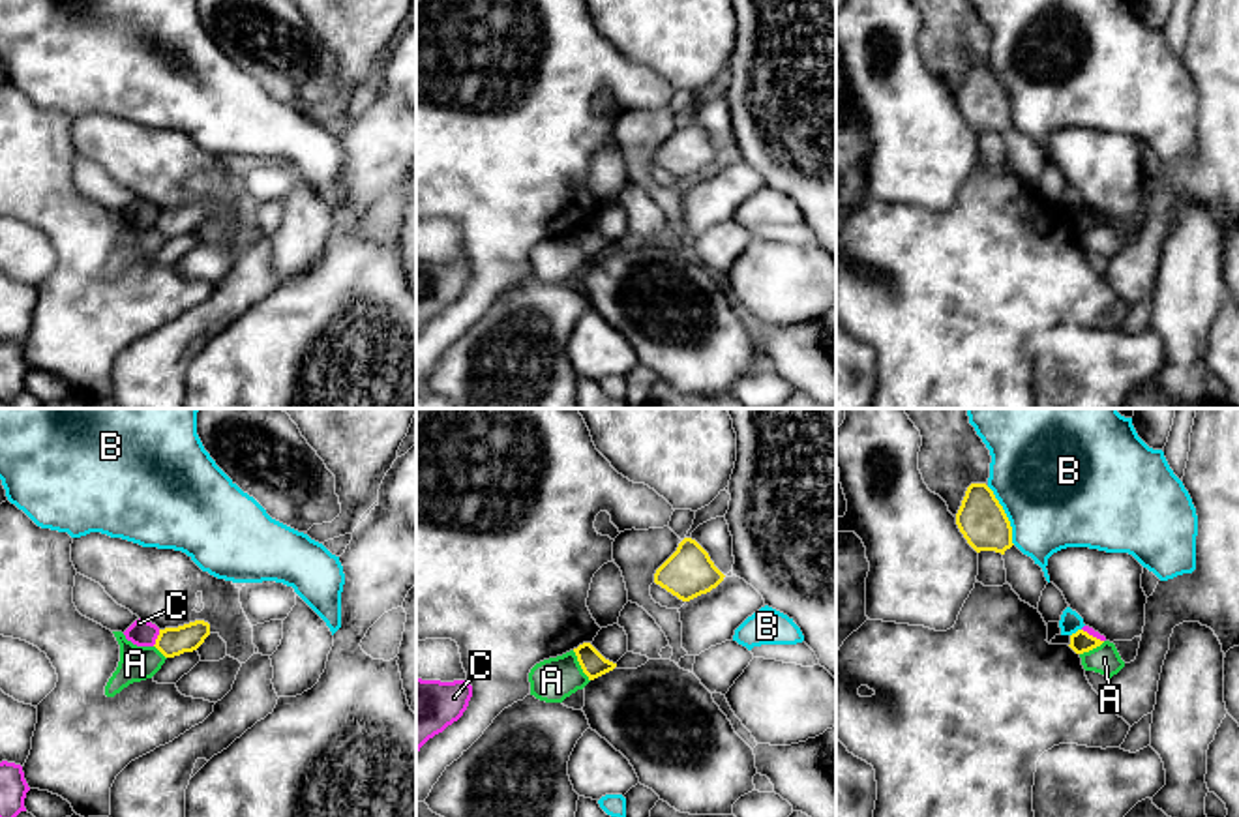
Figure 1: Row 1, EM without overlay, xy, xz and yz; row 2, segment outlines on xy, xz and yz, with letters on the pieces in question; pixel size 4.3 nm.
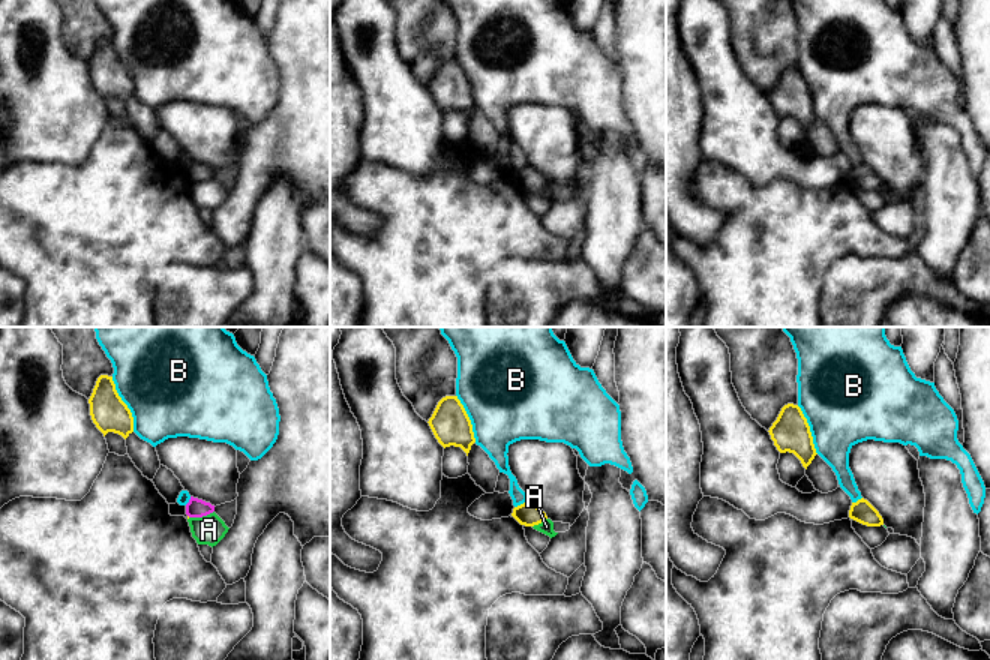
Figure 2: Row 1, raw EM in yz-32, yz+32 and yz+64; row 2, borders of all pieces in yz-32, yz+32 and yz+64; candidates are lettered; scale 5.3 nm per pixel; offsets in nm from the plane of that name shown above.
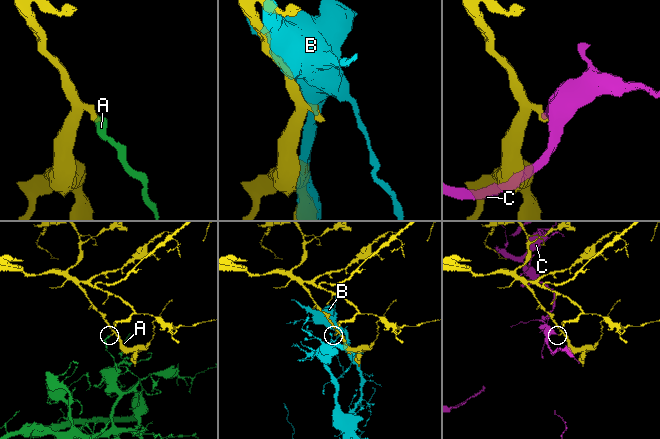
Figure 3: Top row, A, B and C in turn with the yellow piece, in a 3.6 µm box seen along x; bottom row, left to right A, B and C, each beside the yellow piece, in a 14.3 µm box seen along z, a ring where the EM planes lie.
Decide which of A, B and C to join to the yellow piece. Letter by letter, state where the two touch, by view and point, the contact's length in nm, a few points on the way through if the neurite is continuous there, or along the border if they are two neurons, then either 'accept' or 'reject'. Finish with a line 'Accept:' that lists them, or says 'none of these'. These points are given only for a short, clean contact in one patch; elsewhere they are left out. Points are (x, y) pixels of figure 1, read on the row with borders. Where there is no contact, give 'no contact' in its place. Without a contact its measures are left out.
A: xz (580, 664) | 150 nm | along xz (572, 651), (589, 681) | reject
B: yz (1005, 516) | 280 nm | reject
C: xy (158, 638) | 80 nm | along xy (160, 630), (152, 645) | reject
Accept: none of these

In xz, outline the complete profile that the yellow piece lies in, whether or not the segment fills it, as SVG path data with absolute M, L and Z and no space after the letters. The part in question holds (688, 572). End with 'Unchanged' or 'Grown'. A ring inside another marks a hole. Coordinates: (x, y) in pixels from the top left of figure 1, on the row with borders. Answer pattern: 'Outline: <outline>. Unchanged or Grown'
Outline: M684 538L677 551L656 570L654 583L690 602L710 592L724 581L709 553L692 538Z. Unchanged

